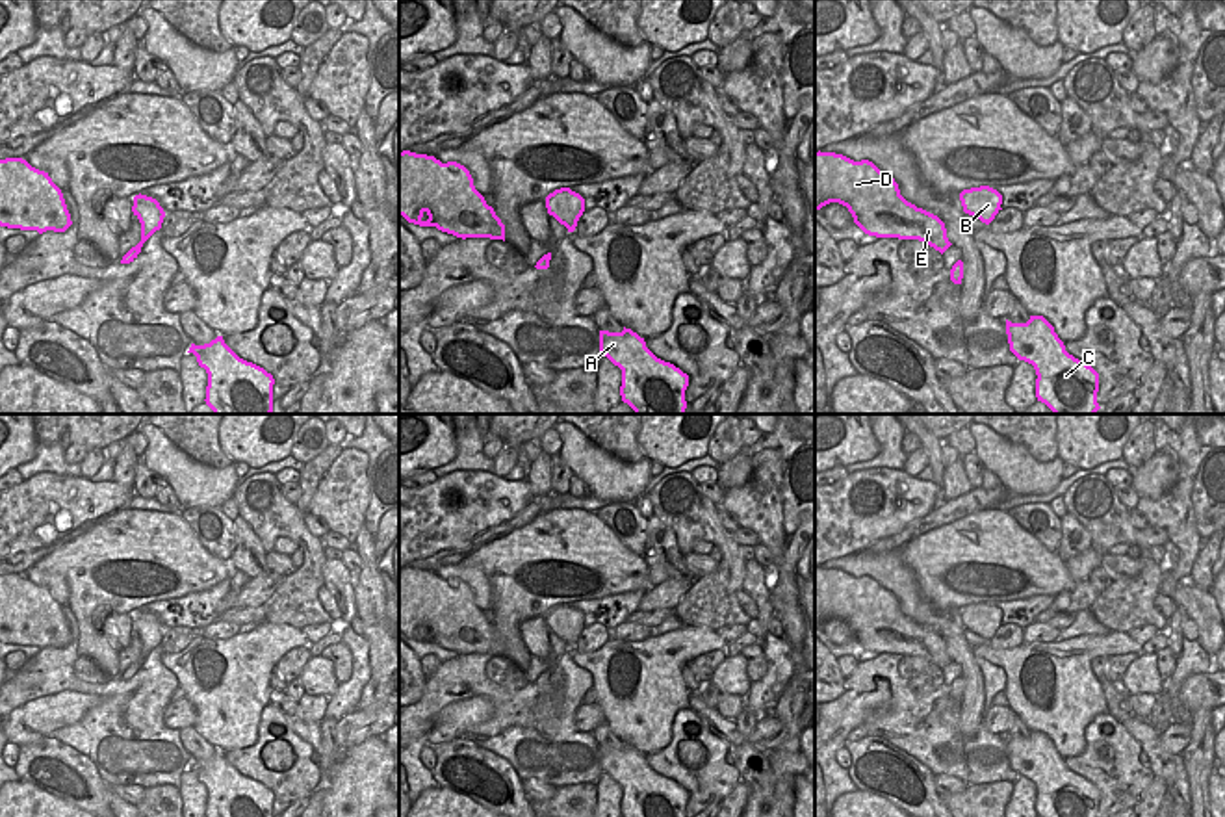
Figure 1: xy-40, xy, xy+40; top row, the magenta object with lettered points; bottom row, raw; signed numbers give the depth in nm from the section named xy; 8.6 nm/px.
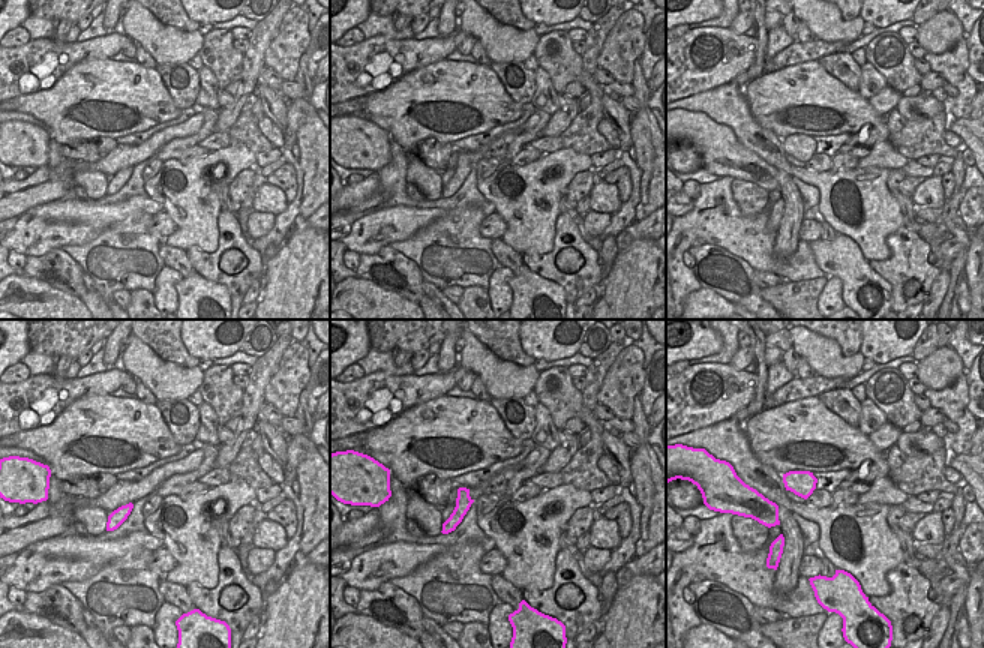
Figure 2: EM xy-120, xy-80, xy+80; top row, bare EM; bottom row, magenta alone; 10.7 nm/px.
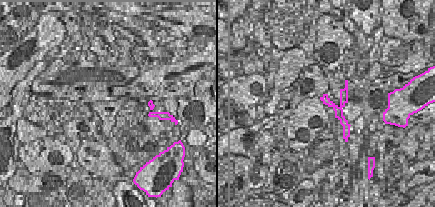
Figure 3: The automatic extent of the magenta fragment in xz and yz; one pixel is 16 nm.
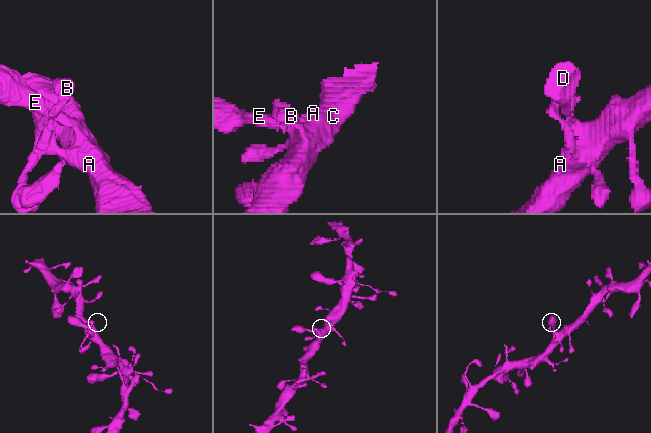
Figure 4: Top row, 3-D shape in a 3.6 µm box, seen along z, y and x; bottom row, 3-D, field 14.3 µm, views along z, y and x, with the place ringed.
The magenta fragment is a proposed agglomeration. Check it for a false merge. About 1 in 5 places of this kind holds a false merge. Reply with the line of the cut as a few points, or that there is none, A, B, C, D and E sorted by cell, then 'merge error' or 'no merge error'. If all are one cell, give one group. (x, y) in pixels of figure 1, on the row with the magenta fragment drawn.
no cut; A B C D E; no merge error

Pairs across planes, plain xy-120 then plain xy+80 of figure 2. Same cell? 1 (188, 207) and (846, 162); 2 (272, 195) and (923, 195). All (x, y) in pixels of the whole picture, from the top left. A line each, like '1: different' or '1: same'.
1: different
2: same

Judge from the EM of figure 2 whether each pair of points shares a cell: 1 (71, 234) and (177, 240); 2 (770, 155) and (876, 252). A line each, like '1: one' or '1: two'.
1: two
2: one

